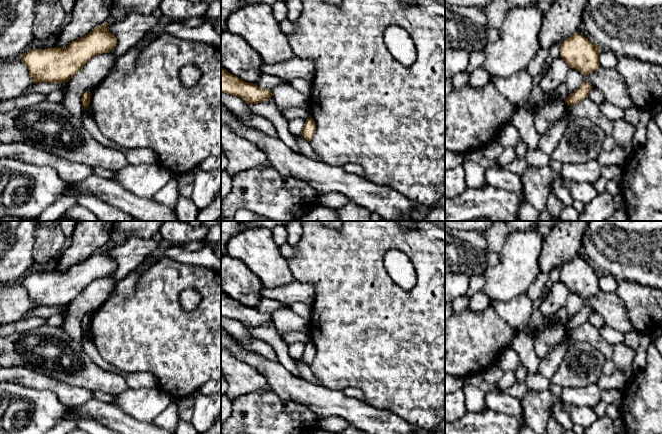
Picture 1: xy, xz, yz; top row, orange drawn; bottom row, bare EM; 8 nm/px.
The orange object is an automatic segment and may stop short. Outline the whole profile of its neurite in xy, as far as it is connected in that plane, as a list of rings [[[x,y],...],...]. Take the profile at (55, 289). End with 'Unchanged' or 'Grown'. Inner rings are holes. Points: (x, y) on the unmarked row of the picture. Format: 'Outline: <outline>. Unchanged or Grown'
Outline: [[[130,237],[122,244],[108,245],[95,251],[89,258],[71,266],[67,271],[33,273],[23,278],[21,285],[26,289],[35,308],[68,306],[92,281],[103,277],[121,280],[131,270],[141,266],[148,255],[157,251],[160,251],[159,244],[153,238]]]. Grown

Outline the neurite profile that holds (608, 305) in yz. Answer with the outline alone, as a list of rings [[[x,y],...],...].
[[[600,290],[587,300],[574,292],[569,292],[565,304],[569,318],[578,314],[585,305],[589,305],[592,311],[600,315],[608,327],[623,334],[635,331],[623,301],[615,292]]]

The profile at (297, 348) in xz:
[[[294,342],[292,344],[289,344],[288,347],[290,356],[293,359],[297,359],[302,357],[306,344],[302,342]]]

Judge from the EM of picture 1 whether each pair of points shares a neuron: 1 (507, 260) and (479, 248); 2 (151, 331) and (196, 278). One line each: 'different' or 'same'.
1: different
2: same

